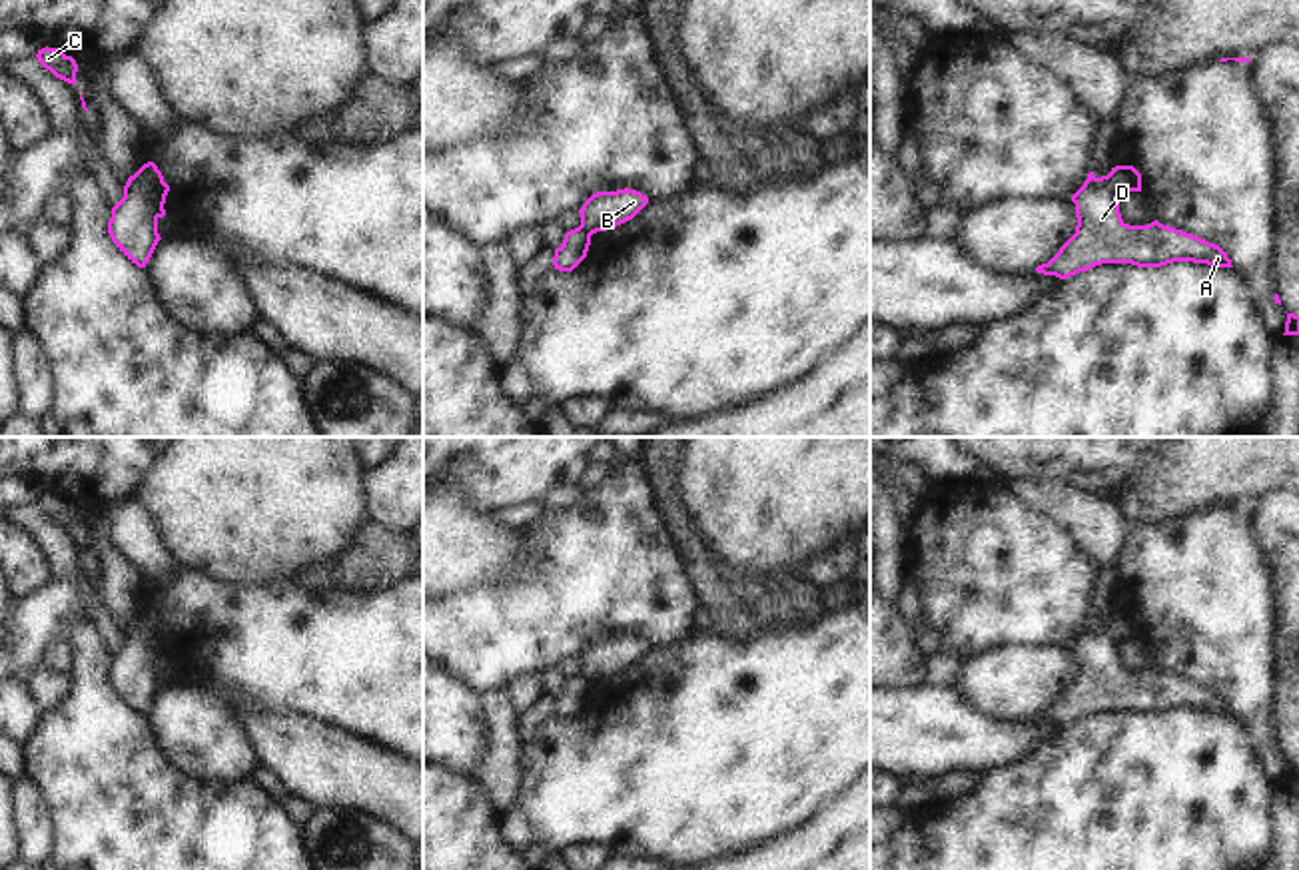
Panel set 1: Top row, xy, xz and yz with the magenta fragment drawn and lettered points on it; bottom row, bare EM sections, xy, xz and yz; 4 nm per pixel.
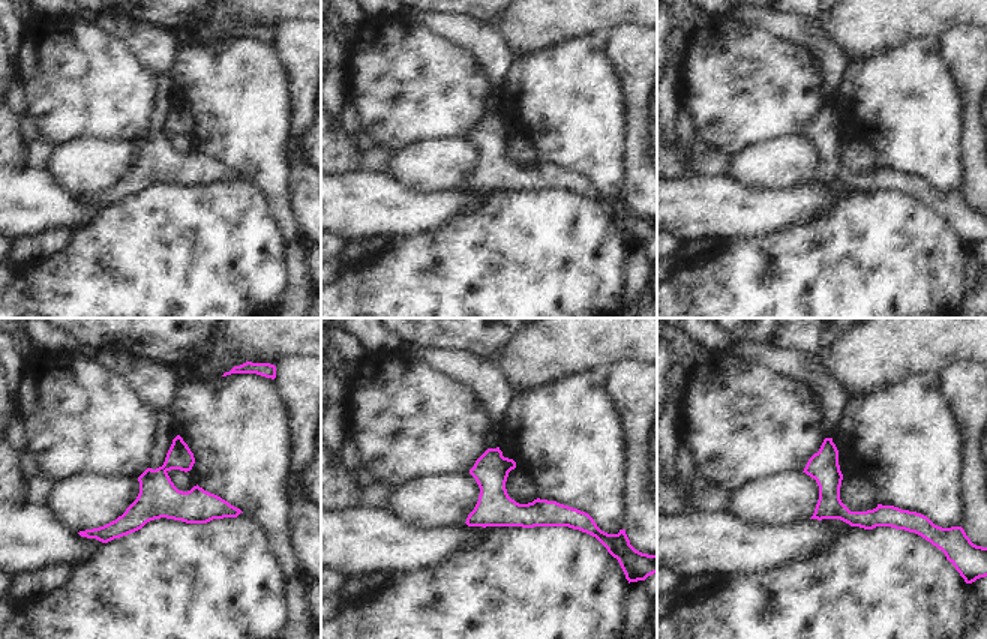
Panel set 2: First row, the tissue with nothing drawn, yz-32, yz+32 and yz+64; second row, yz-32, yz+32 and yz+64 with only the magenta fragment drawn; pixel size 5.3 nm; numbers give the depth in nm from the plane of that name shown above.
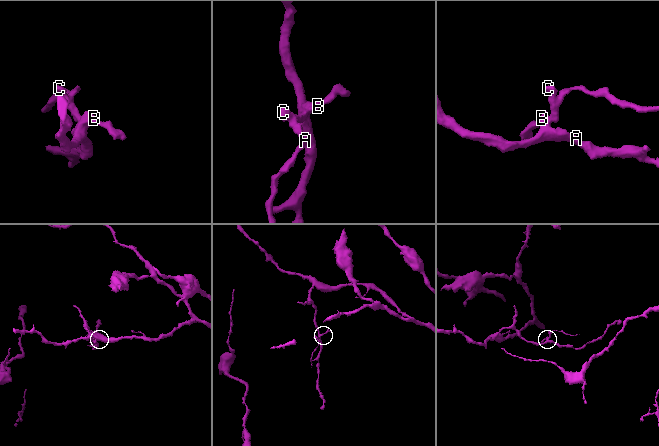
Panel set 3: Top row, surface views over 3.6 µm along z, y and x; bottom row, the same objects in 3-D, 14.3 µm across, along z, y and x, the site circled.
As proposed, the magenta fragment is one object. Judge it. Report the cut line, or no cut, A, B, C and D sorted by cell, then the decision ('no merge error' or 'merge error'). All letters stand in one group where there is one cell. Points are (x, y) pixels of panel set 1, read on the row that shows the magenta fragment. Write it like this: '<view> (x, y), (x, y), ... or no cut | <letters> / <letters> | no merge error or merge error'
yz (1106, 176), (1118, 196) | A B D / C | merge error

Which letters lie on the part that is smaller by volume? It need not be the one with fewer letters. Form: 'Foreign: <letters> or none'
Foreign: C

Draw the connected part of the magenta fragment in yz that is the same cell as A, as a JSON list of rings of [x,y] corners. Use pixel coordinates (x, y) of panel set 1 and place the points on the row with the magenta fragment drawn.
[[[1087,174],[1083,186],[1072,196],[1076,204],[1076,233],[1038,273],[1066,279],[1101,263],[1131,263],[1161,267],[1173,261],[1233,267],[1227,253],[1197,235],[1159,223],[1129,225],[1121,219],[1119,204],[1109,178]]]

